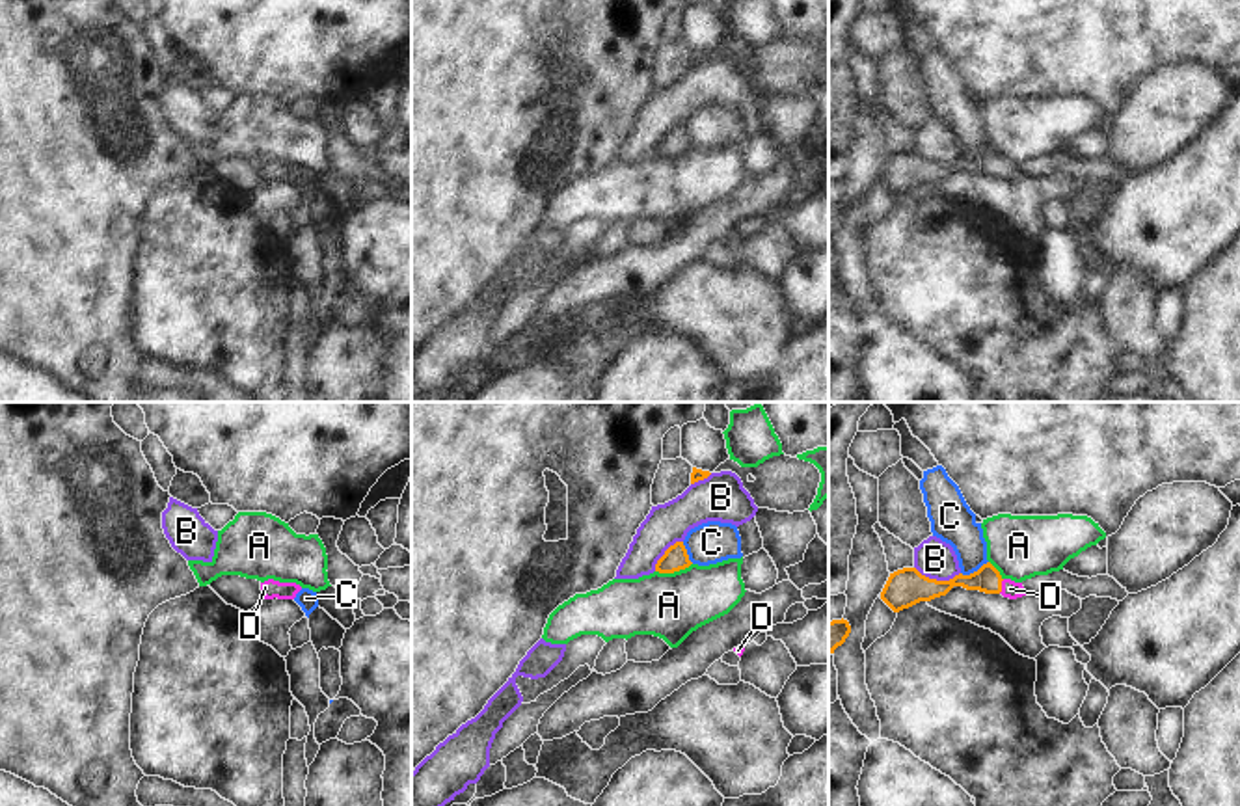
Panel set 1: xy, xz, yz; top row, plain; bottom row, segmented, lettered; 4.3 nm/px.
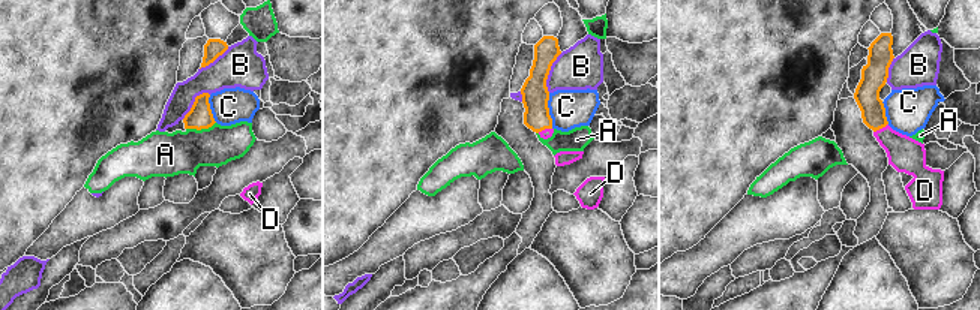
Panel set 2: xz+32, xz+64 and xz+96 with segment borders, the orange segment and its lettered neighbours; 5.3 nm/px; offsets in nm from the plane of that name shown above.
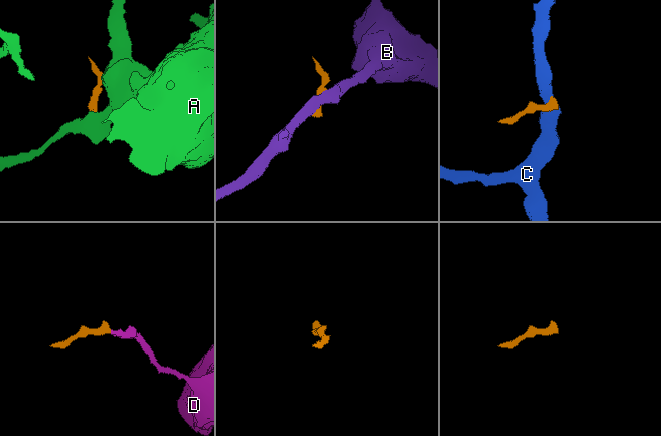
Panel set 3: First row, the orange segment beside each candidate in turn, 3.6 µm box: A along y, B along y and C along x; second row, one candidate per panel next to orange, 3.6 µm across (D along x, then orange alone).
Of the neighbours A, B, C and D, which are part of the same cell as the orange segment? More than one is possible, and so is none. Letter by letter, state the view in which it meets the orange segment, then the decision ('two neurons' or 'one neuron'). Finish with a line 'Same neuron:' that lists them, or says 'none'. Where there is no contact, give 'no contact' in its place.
A: xz | two neurons
B: yz | two neurons
C: yz | two neurons
D: yz | one neuron
Same neuron: D

